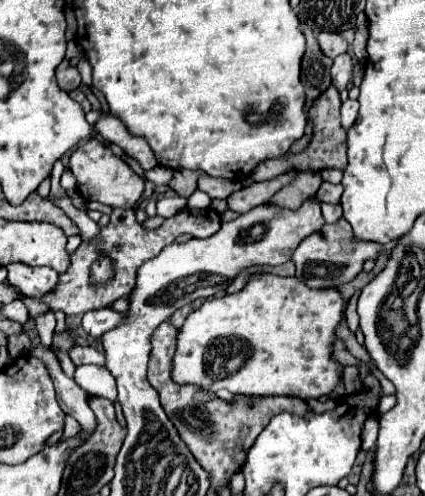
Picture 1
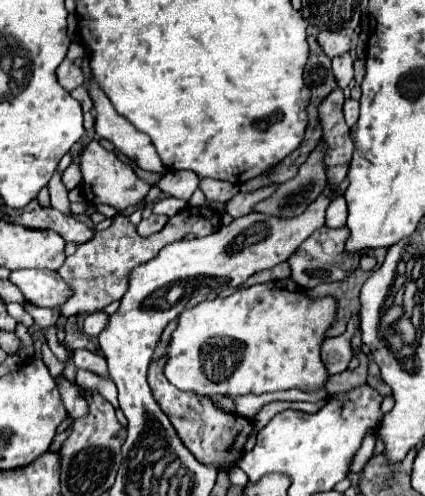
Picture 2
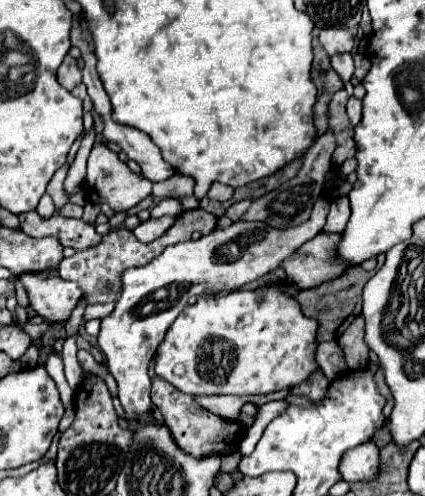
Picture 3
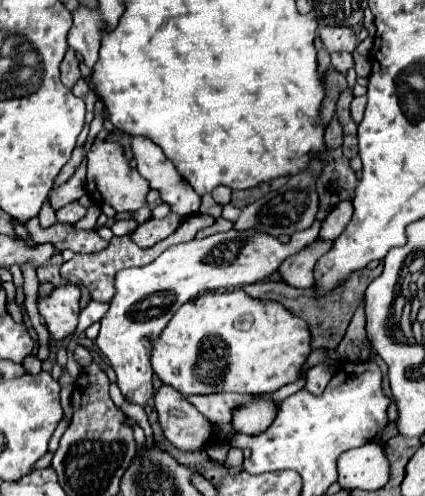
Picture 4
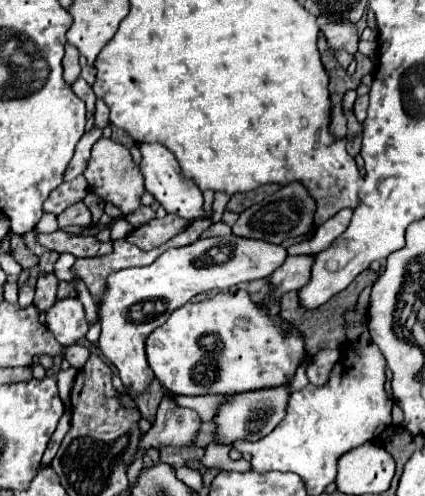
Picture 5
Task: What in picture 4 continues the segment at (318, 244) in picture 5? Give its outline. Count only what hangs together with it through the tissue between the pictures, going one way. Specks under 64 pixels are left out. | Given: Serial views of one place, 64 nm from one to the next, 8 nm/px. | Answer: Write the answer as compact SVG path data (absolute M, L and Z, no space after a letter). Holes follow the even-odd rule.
M340 202L332 212L330 216L322 222L322 228L320 228L320 234L318 238L320 240L336 240L344 228L348 226L350 218L352 218L352 204L350 202Z

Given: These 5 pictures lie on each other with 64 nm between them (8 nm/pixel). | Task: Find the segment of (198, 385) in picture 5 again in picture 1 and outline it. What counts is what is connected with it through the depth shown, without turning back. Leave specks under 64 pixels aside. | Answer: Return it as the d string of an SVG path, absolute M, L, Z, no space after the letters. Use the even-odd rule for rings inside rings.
M272 274L254 276L240 292L228 294L224 298L206 300L200 308L196 308L188 314L184 324L178 328L178 336L176 336L176 352L174 352L174 360L172 360L172 372L170 372L172 380L180 382L180 384L194 384L208 392L218 392L224 388L224 390L230 390L232 394L244 394L244 396L296 396L302 400L326 396L336 388L338 378L340 378L340 366L332 360L332 342L336 338L334 330L342 320L342 310L344 310L344 300L338 290L332 290L332 288L312 290L298 278L282 278L282 276L272 276Z

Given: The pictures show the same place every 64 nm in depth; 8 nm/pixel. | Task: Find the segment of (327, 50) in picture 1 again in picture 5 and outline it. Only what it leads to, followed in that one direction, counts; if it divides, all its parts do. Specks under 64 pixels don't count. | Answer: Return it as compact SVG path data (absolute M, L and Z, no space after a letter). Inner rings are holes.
M326 22L322 26L322 32L324 32L328 44L334 50L348 50L350 54L358 52L360 36L358 36L354 24L348 24L348 22Z

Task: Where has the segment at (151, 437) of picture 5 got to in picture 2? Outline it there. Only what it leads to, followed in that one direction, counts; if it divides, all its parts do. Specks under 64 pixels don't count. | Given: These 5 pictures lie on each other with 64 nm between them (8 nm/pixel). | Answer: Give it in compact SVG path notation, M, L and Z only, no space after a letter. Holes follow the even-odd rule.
M164 356L158 362L150 364L148 384L152 388L154 400L158 402L162 412L170 418L182 444L186 448L190 448L190 452L194 454L196 460L200 460L204 464L214 464L214 466L218 466L218 470L234 466L244 452L244 444L246 444L254 424L248 418L242 418L238 414L228 414L228 412L216 408L208 396L198 396L194 392L178 390L176 386L172 386L166 380L162 366L164 366Z

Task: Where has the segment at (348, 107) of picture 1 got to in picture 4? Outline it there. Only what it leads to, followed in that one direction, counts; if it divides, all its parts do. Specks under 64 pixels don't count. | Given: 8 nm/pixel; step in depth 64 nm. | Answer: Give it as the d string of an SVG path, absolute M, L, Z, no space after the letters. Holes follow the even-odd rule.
M362 96L362 98L354 98L354 100L352 100L350 112L352 112L352 120L354 120L356 124L360 124L362 116L364 116L364 108L366 108L366 96Z

